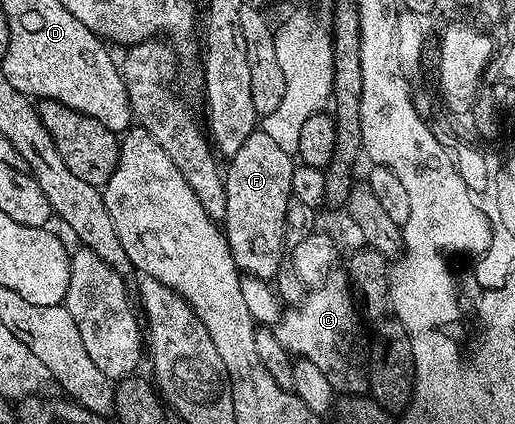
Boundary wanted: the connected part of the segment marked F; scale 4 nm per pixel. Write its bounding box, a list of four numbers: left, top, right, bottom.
[223,129,294,281]

